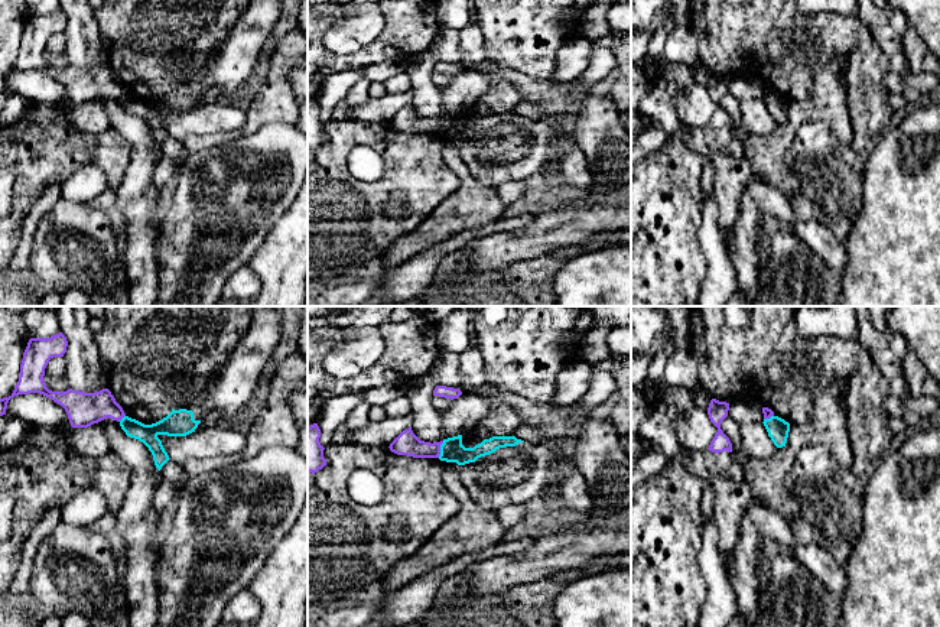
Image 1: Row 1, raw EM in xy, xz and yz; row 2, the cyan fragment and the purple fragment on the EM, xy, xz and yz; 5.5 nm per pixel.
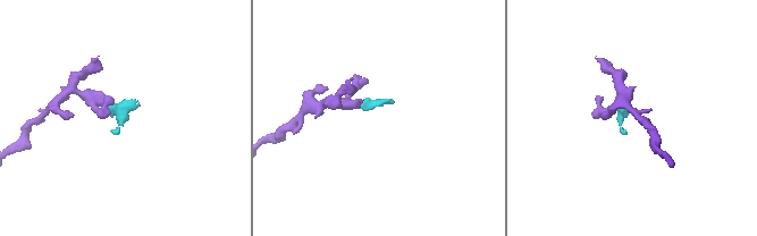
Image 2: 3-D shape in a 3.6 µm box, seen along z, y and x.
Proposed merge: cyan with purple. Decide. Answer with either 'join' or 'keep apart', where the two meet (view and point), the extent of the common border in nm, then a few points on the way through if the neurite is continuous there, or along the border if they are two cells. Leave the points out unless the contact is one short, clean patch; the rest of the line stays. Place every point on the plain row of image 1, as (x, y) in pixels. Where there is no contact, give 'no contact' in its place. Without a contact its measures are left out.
keep apart | xz (441, 126) | 100 nm | along xz (444, 117), (438, 133)

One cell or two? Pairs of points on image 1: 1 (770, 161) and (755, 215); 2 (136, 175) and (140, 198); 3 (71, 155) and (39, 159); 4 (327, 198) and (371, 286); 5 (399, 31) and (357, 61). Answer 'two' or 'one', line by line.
1: two
2: one
3: one
4: two
5: one

